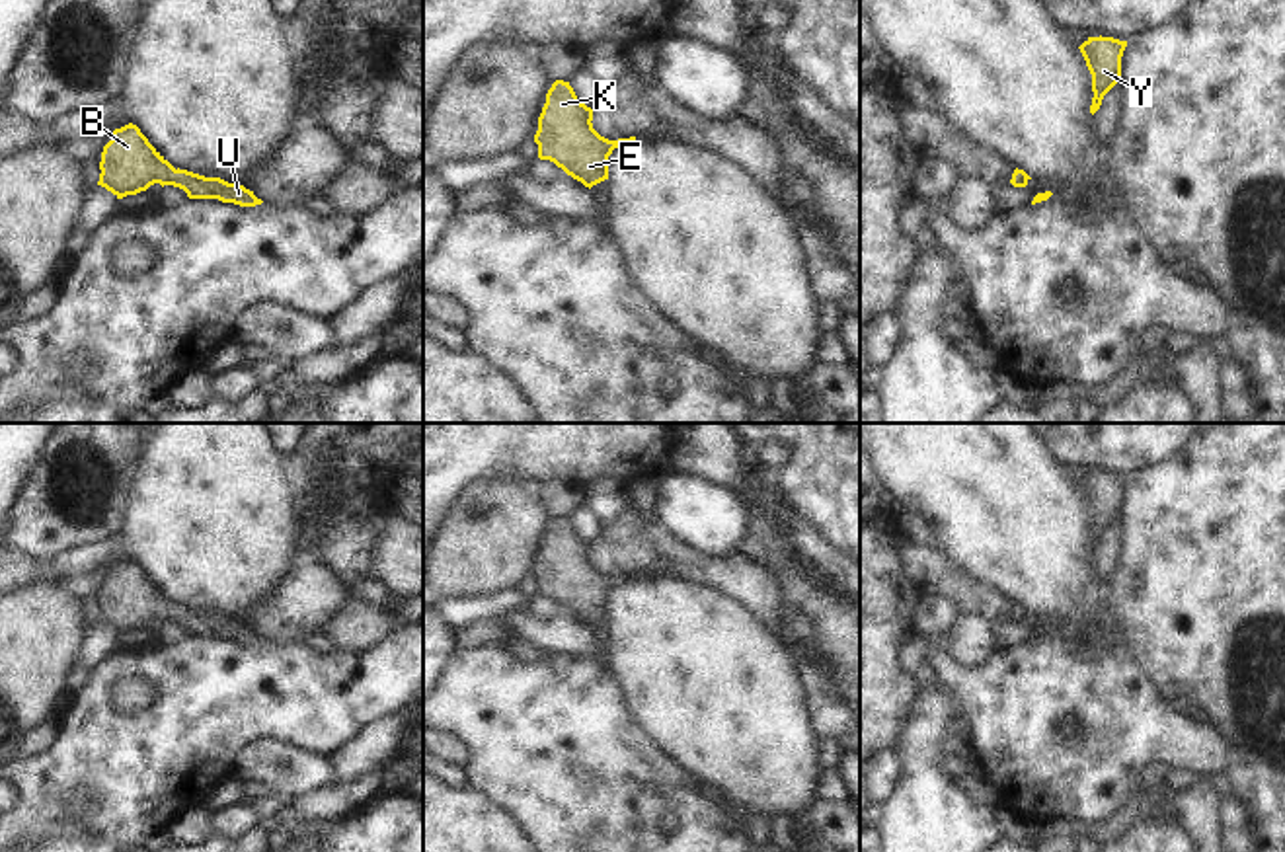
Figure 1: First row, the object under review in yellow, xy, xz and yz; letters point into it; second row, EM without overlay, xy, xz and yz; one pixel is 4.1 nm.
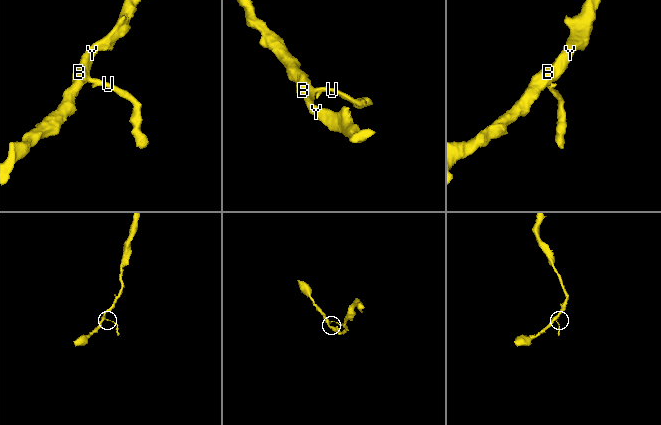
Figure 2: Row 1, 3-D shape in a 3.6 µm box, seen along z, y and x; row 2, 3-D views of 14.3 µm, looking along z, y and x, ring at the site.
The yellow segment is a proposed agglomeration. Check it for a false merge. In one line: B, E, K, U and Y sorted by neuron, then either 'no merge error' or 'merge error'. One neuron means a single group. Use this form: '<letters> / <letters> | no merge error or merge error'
B E K U Y | no merge error

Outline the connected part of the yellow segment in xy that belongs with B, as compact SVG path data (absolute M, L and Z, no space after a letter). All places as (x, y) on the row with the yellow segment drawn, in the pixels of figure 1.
M133 123L115 129L103 146L97 185L117 199L146 191L160 183L179 187L189 199L218 199L240 207L255 207L263 201L240 183L220 177L205 177L187 170L175 170Z

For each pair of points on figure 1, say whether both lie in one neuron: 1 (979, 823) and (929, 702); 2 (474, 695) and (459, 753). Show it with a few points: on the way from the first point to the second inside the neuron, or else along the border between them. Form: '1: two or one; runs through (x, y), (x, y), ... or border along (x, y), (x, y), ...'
1: one; runs through (948, 798), (929, 778), (929, 734)
2: two; border along (443, 730), (470, 747), (470, 761), (465, 767)

